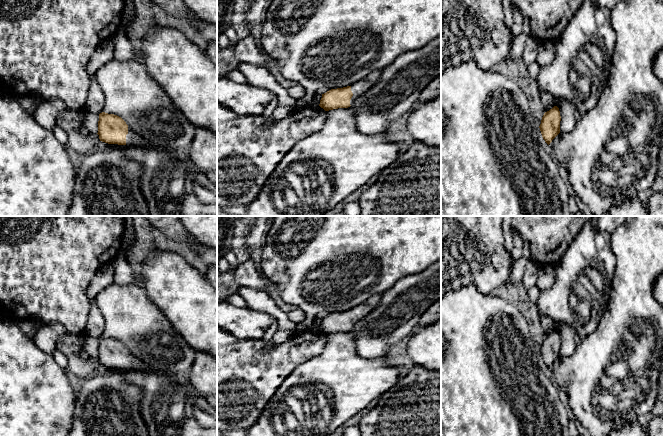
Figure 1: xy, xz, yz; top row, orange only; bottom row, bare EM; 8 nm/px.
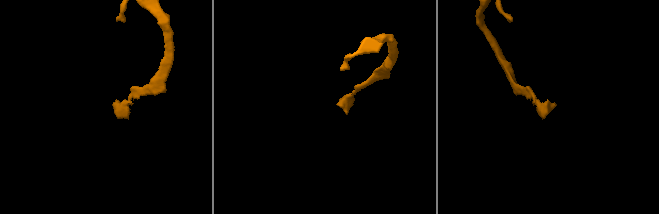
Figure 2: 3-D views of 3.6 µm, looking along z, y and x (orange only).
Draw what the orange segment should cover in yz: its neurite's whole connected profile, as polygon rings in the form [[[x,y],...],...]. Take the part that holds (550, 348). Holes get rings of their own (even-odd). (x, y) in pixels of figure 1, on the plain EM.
[[[557,330],[544,337],[539,352],[548,369],[560,357],[560,345],[561,340]]]

